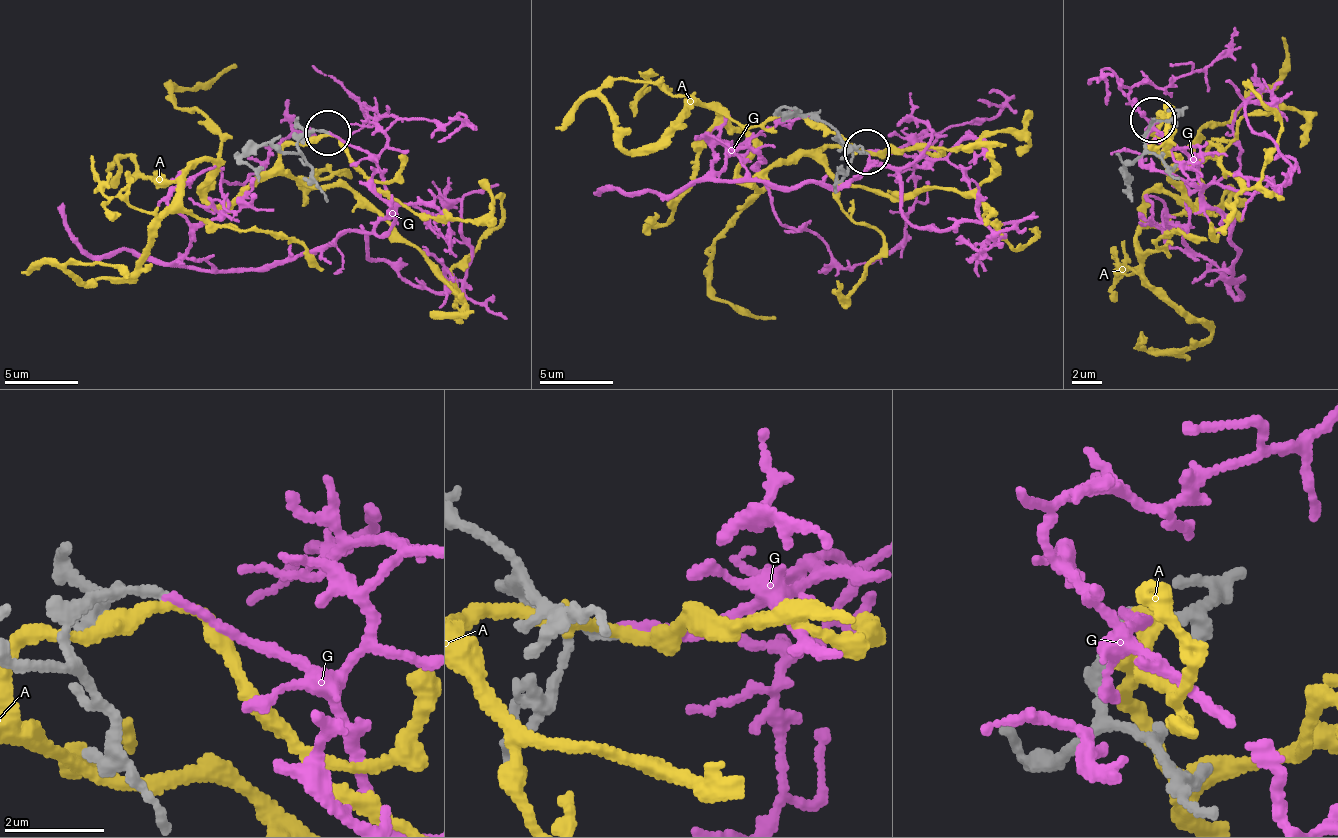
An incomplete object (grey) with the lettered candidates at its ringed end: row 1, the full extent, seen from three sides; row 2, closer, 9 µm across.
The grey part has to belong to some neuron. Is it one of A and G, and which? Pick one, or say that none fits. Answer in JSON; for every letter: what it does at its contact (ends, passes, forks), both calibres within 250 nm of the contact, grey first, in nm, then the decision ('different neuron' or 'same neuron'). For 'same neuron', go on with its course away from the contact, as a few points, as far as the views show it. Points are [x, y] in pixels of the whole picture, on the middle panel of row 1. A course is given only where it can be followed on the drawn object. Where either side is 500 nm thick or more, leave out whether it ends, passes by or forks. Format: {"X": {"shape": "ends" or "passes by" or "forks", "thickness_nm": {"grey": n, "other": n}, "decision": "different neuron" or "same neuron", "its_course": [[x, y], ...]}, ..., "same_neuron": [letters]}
{"A": {"shape": "passes by", "thickness_nm": {"grey": 150, "other": 220}, "decision": "different neuron"}, "G": {"shape": "ends", "thickness_nm": {"grey": 150, "other": 160}, "decision": "same neuron", "its_course": [[864, 153], [929, 160], [790, 187], [731, 182], [724, 160], [754, 151], [782, 222], [816, 234], [825, 270]]}, "same_neuron": ["G"]}

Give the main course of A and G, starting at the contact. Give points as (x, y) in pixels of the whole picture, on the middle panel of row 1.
A: (864, 153), (823, 146), (744, 180), (744, 131), (709, 101), (626, 149), (600, 90), (663, 77)
G: (864, 153), (929, 160), (790, 187), (731, 182), (724, 160), (754, 151), (782, 222), (816, 234), (825, 270)

